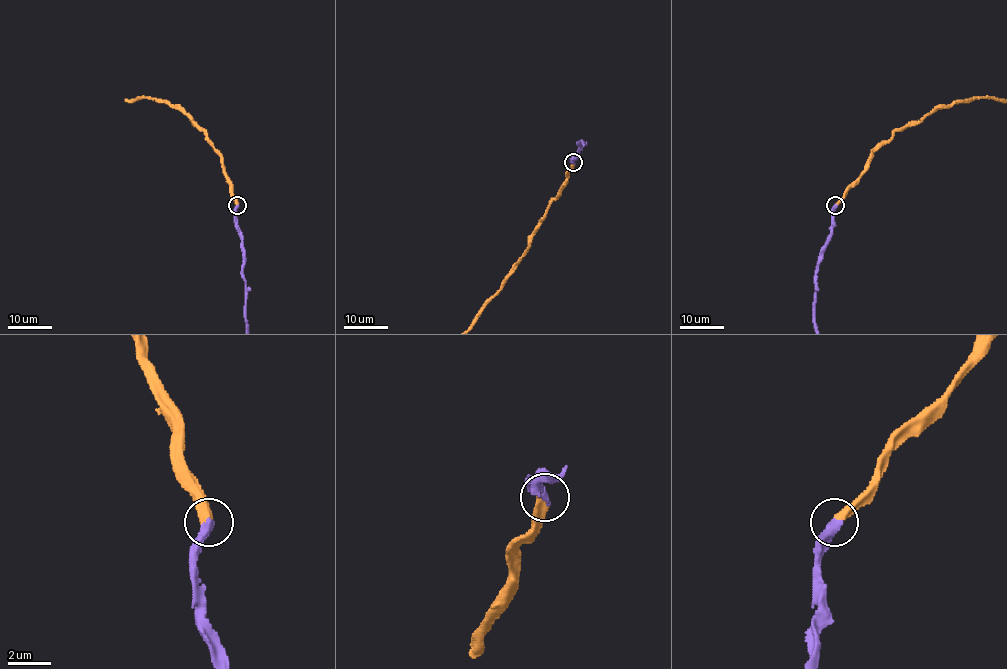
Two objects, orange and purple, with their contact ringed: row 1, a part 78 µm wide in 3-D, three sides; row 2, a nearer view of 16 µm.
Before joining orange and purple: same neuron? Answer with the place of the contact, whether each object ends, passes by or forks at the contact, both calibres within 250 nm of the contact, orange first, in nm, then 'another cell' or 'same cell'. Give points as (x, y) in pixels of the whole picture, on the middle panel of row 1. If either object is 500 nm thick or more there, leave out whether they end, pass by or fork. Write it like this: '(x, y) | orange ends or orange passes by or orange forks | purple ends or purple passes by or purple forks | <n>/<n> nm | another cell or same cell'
(573, 162) | orange ends | purple ends | 400/400 nm | same cell

